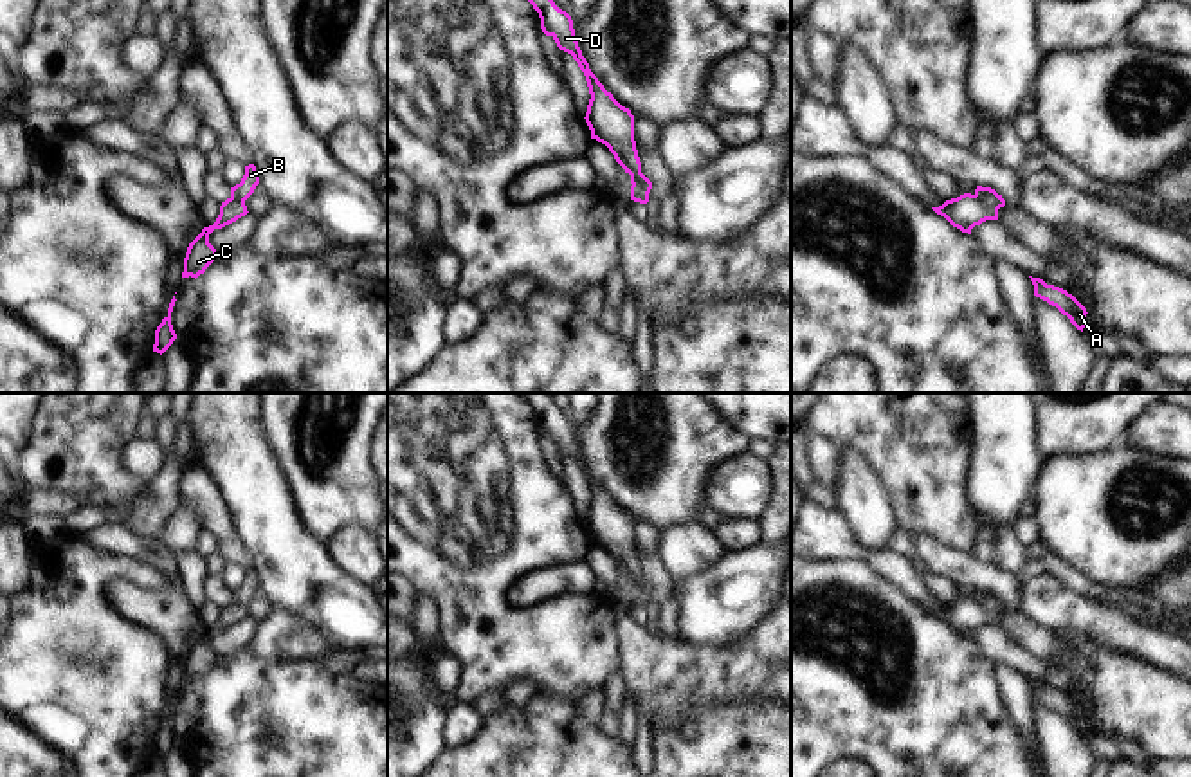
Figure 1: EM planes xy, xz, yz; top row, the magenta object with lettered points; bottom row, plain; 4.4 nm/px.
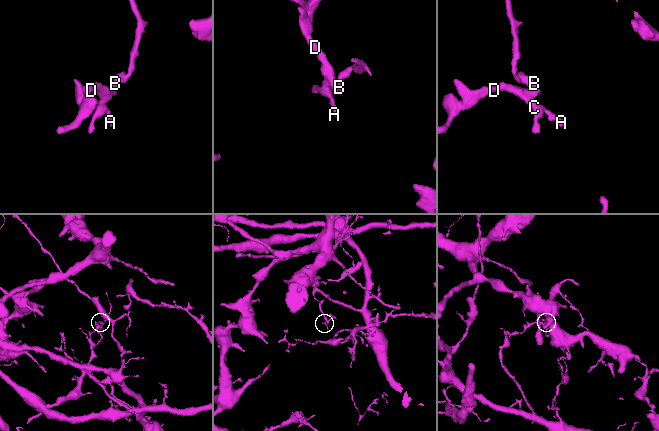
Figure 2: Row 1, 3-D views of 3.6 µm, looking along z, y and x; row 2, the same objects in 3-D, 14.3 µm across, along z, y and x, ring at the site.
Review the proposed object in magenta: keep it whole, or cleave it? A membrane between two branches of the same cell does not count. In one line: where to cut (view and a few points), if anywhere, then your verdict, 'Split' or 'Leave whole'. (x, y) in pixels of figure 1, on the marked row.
Split along yz (973, 195), (999, 208). Split

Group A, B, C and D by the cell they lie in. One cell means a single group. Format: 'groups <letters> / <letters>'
groups A C D / B

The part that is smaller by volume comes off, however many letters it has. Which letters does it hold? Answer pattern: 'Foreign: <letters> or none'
Foreign: B

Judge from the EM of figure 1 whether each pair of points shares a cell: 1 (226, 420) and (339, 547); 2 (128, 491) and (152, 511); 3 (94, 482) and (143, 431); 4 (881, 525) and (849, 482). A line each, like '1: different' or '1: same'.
1: different
2: different
3: different
4: same

